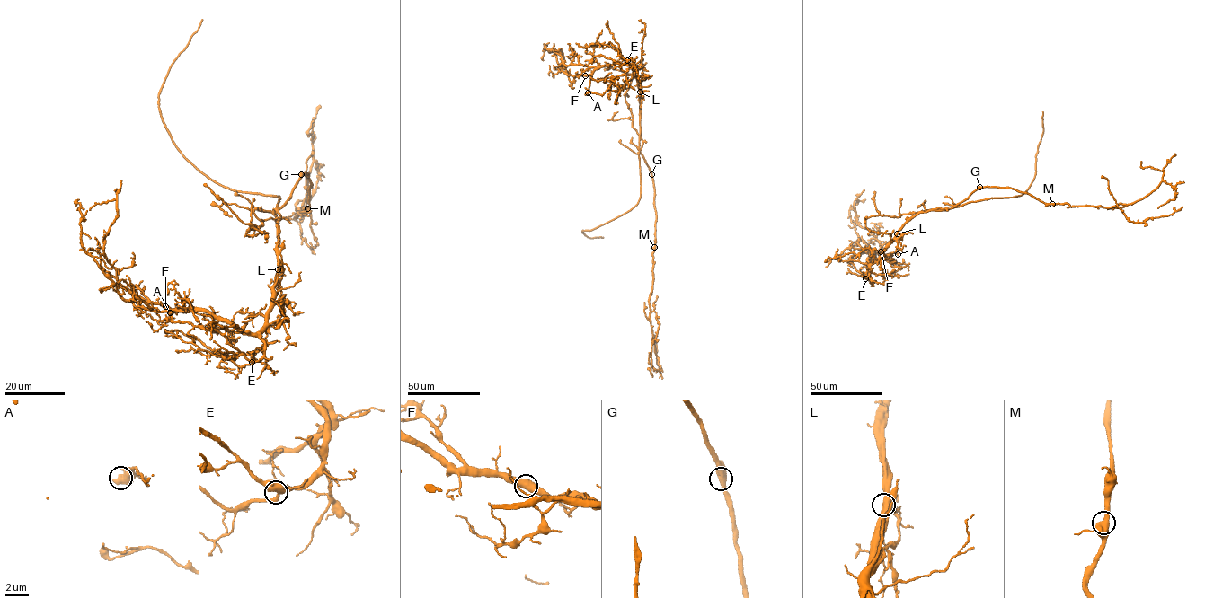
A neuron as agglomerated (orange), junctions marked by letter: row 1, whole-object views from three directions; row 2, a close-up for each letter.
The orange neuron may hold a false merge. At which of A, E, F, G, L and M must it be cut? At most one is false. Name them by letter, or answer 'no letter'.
no letter

